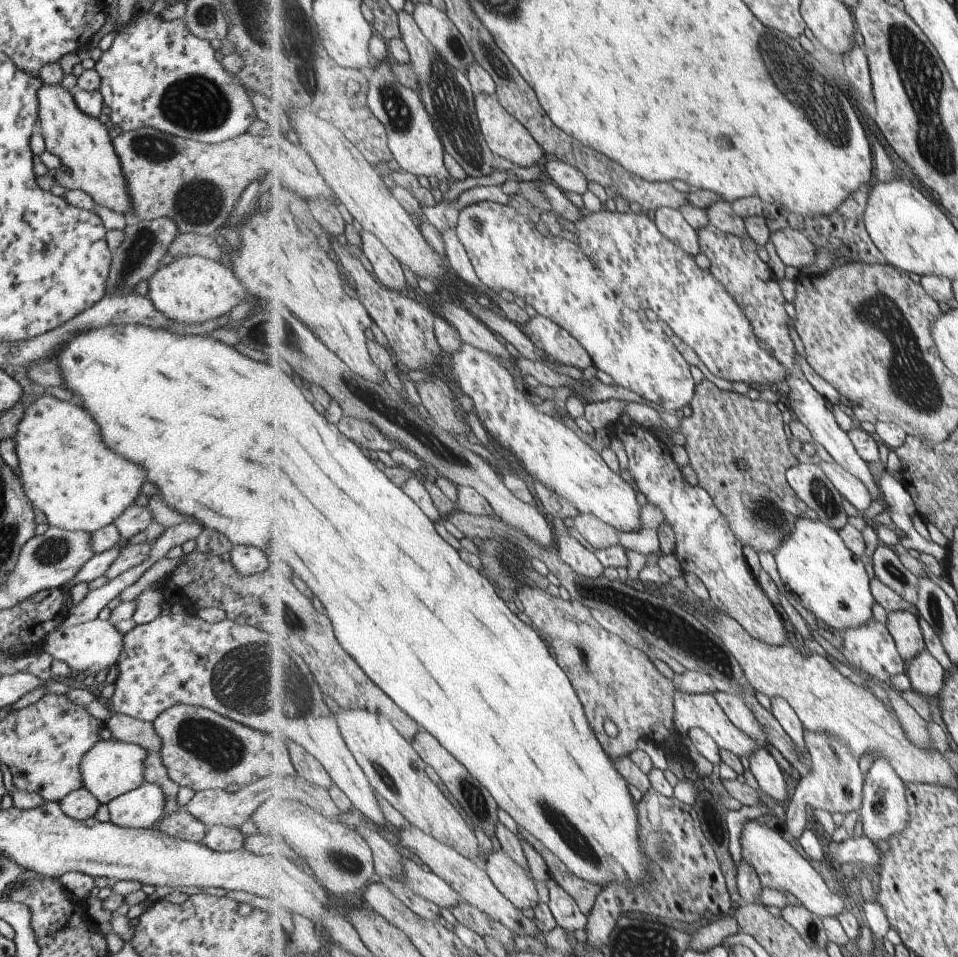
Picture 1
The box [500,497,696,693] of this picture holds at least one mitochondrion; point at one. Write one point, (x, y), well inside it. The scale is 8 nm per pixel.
(583, 657)

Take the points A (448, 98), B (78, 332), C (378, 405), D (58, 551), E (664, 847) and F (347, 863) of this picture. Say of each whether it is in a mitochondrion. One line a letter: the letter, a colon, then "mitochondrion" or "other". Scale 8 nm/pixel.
A: mitochondrion
B: other
C: mitochondrion
D: mitochondrion
E: mitochondrion
F: mitochondrion

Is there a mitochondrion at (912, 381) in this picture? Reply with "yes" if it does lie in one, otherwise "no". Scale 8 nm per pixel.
yes

